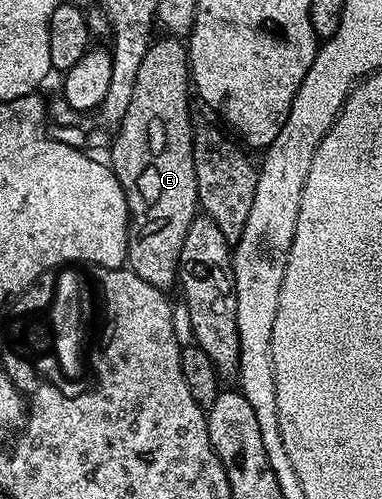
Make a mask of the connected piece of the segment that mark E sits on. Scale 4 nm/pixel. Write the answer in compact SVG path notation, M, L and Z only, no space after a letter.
M163 35L163 38L152 40L151 45L145 51L145 59L141 59L141 67L137 67L137 83L133 83L133 99L129 99L129 111L125 111L125 119L120 123L117 132L114 134L115 142L111 145L111 158L109 164L117 175L117 179L123 188L123 194L127 200L127 212L129 224L127 226L127 260L126 264L145 283L153 283L153 287L164 291L170 290L170 285L176 284L179 276L179 260L181 259L181 247L185 243L185 231L195 221L199 209L199 192L197 191L197 175L195 174L195 137L191 133L191 101L187 96L192 96L193 86L189 76L189 49L178 36Z

